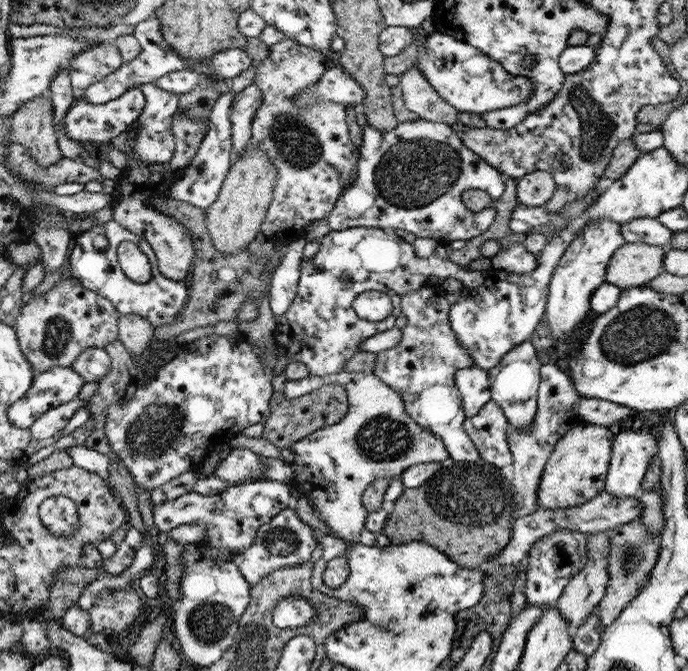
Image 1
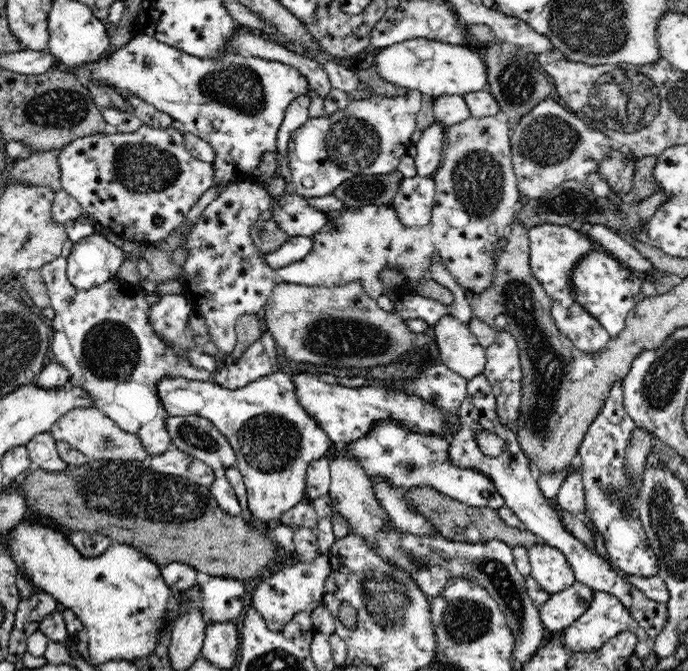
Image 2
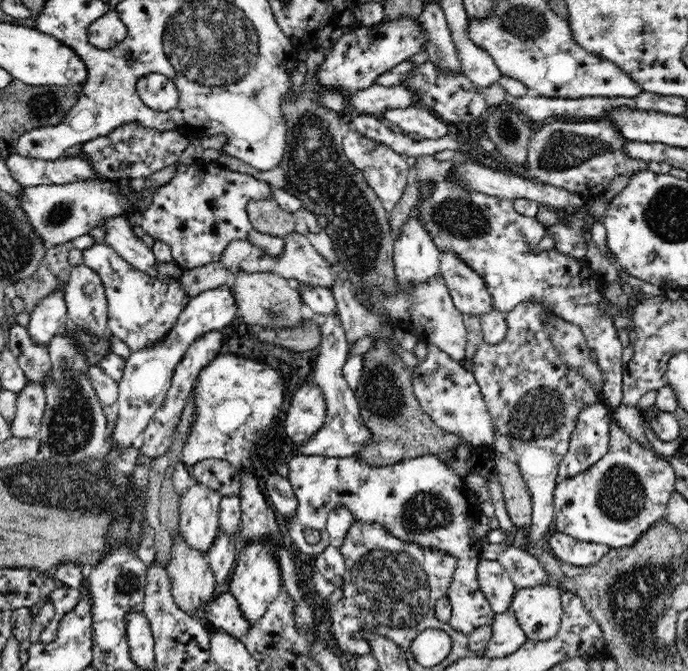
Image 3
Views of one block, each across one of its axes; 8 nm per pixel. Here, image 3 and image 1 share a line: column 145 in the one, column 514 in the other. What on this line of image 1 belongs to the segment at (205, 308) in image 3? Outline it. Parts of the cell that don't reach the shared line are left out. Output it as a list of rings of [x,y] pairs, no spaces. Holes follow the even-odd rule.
[[[525,341],[505,354],[496,368],[488,371],[491,383],[491,400],[502,408],[509,428],[528,430],[534,422],[534,414],[538,408],[537,398],[542,366],[537,357],[533,345],[529,341]]]

